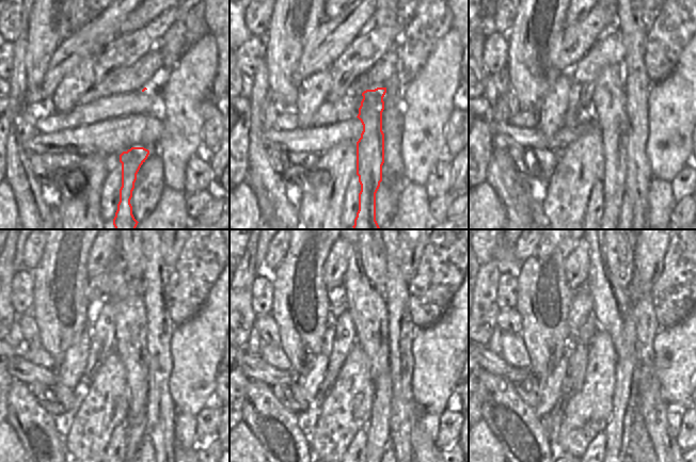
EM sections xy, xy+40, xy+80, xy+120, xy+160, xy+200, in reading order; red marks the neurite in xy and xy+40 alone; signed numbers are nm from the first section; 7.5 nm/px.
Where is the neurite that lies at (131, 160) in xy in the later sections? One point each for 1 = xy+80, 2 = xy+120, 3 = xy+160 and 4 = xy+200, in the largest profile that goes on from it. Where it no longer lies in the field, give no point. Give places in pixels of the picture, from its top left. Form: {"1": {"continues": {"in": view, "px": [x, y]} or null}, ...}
{"1": {"continues": {"in": "xy+80", "px": [608, 100]}}, "2": {"continues": {"in": "xy+120", "px": [130, 346]}}, "3": {"continues": {"in": "xy+160", "px": [366, 305]}}, "4": {"continues": {"in": "xy+200", "px": [611, 303]}}}

